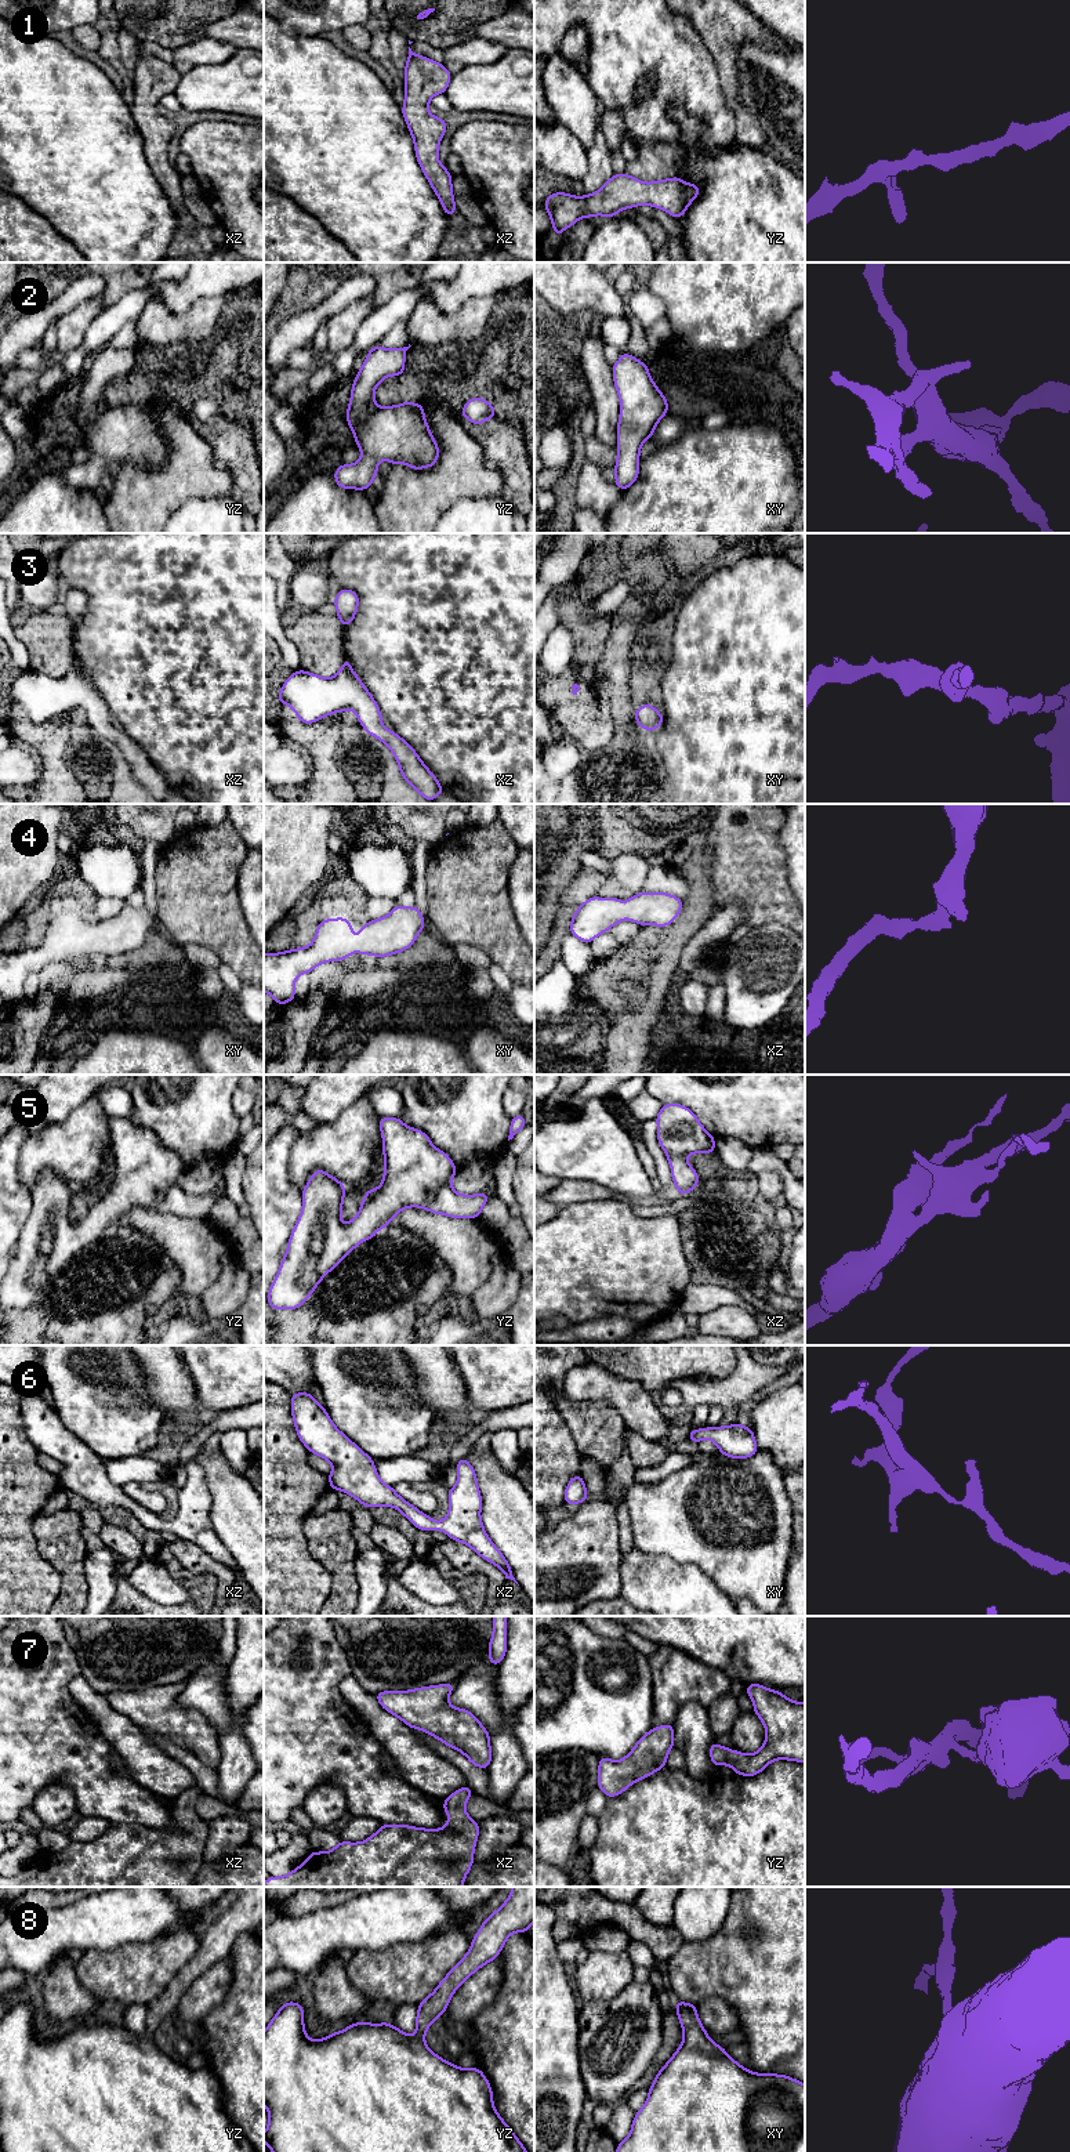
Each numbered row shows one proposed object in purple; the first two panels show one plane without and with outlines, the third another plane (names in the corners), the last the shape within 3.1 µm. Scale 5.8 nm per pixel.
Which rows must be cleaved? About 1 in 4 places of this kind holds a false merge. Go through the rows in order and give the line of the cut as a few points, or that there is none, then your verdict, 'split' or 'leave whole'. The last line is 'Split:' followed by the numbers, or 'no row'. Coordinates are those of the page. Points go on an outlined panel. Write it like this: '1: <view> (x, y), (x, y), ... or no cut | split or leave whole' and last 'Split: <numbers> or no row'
1: no cut | leave whole
2: no cut | leave whole
3: no cut | leave whole
4: no cut | leave whole
5: no cut | leave whole
6: no cut | leave whole
7: no cut | leave whole
8: no cut | leave whole
Split: no row

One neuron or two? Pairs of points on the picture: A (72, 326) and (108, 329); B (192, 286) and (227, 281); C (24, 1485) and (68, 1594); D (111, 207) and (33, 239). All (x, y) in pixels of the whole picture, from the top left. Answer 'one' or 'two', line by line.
A: two
B: one
C: two
D: two

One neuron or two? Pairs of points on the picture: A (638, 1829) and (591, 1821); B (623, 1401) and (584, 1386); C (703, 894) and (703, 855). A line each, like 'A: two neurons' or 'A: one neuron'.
A: two neurons
B: one neuron
C: one neuron

